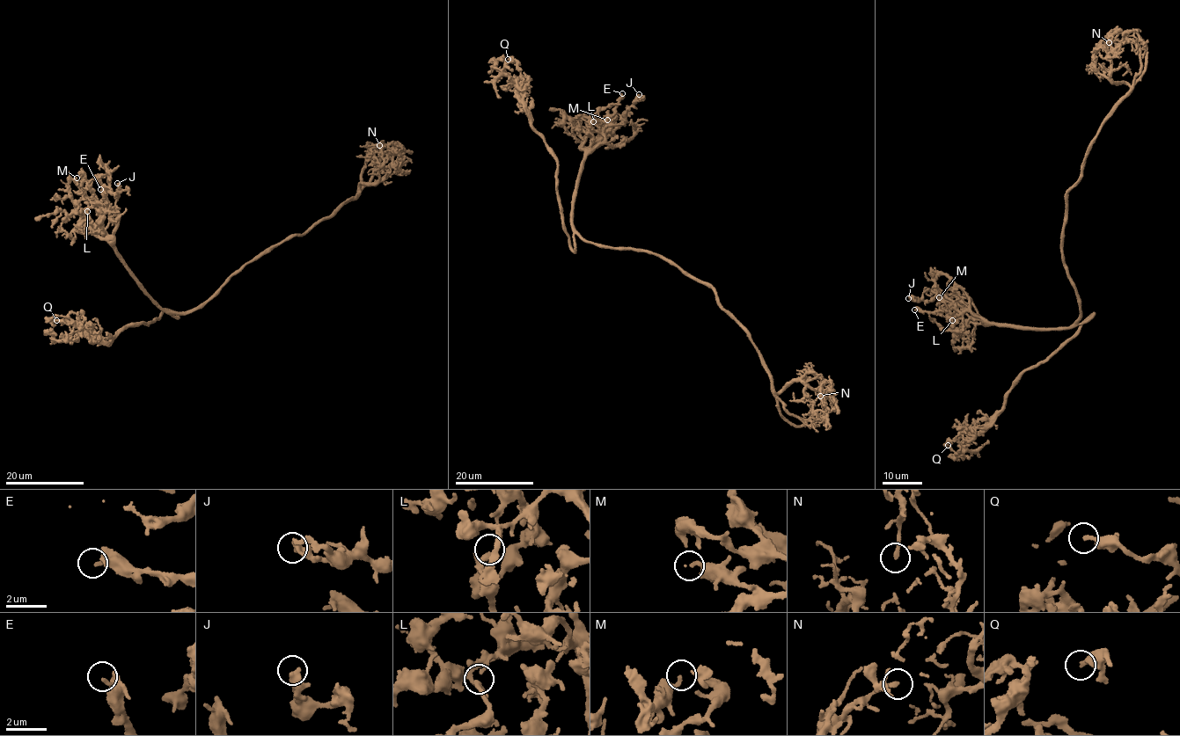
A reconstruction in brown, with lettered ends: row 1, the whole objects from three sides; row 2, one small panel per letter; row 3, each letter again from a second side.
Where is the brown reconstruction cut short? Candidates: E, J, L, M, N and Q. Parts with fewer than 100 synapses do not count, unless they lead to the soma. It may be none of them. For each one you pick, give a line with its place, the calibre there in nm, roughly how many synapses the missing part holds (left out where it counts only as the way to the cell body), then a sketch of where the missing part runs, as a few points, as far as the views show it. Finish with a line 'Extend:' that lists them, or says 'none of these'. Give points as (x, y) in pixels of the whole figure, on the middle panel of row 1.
Extend: none of these

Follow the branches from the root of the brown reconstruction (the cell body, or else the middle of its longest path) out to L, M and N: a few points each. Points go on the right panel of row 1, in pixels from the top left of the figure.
L: (1072, 282), (1080, 299), (1081, 311), (1069, 326), (1035, 330), (969, 323), (956, 334), (951, 328), (952, 320)
M: (1072, 282), (1080, 299), (1079, 316), (1069, 326), (1053, 330), (993, 325), (976, 316), (965, 303), (939, 297)
N: (1072, 282), (1060, 248), (1068, 192), (1080, 179), (1089, 145), (1130, 88), (1096, 69), (1094, 51), (1109, 42)

